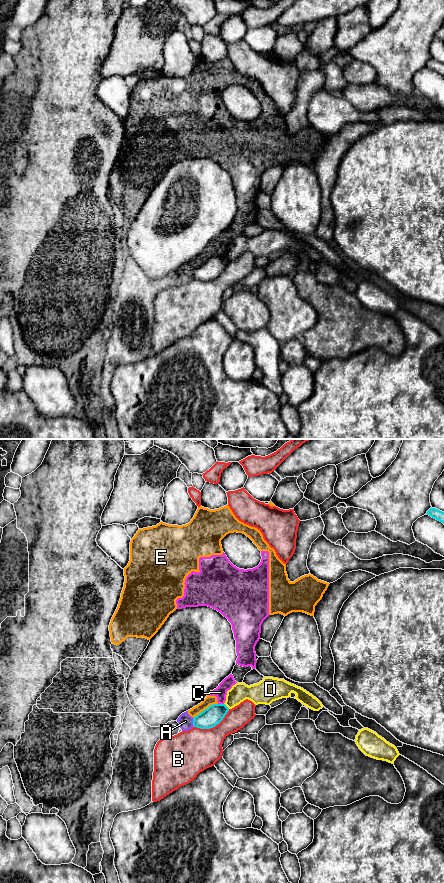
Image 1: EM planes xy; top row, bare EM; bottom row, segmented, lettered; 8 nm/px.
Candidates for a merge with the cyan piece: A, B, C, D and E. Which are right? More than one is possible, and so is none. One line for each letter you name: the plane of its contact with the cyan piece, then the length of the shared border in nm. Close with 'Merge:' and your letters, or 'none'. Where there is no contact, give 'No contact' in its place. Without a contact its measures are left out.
Merge: none

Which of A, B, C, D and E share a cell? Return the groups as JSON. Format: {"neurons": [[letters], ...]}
{"neurons": [["A", "C", "E"], ["B"], ["D"]]}

